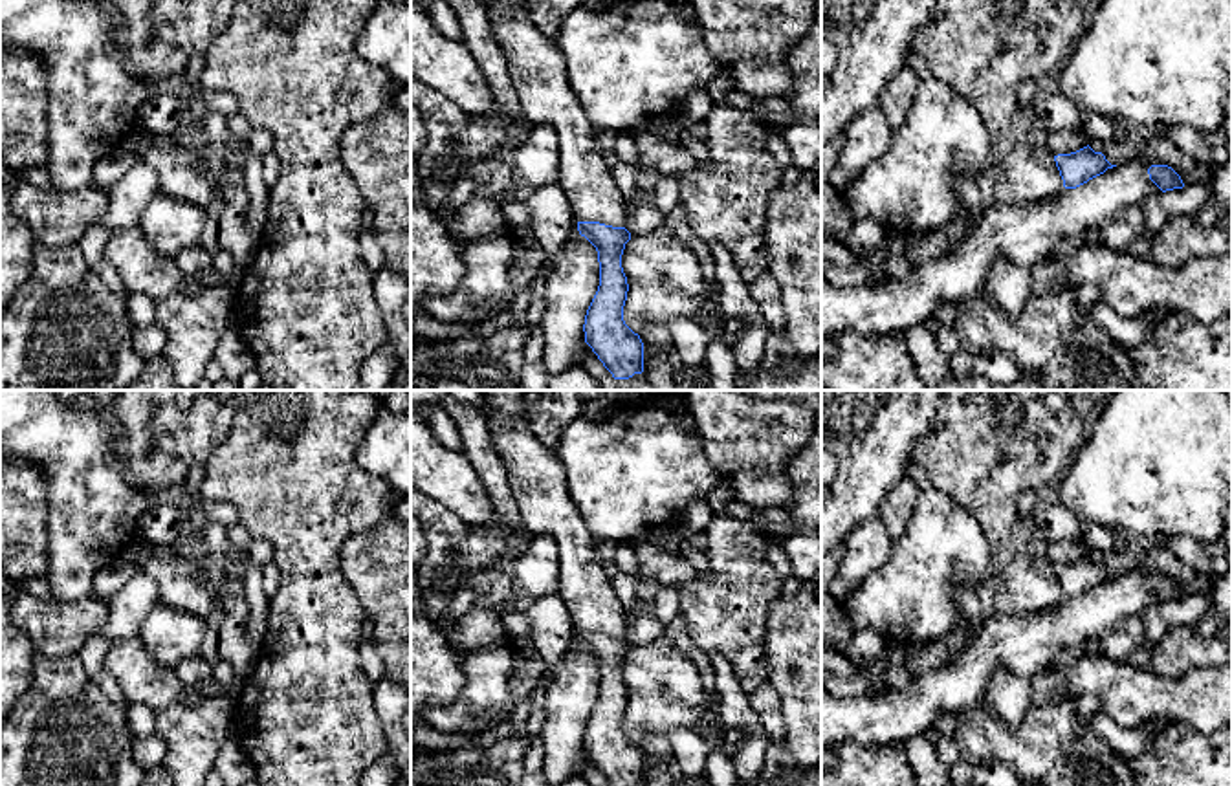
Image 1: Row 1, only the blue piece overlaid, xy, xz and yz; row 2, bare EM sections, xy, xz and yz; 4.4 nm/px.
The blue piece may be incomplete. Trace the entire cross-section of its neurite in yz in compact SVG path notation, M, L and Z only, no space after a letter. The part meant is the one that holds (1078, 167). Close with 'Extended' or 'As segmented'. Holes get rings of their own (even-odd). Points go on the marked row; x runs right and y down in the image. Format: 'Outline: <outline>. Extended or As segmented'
Outline: M1019 139L1014 150L977 174L955 176L961 214L968 216L968 238L992 205L1025 205L1076 189L1113 169L1089 145L1054 156L1041 139Z. Extended

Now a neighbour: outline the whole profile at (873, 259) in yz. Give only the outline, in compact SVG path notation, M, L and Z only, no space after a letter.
M851 249L851 253L854 255L856 264L865 264L871 271L871 277L864 286L878 288L889 280L882 249Z

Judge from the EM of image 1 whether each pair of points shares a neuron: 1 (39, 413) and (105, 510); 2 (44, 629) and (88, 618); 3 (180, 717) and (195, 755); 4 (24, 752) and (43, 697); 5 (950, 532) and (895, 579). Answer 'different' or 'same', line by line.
1: same
2: same
3: same
4: same
5: same

